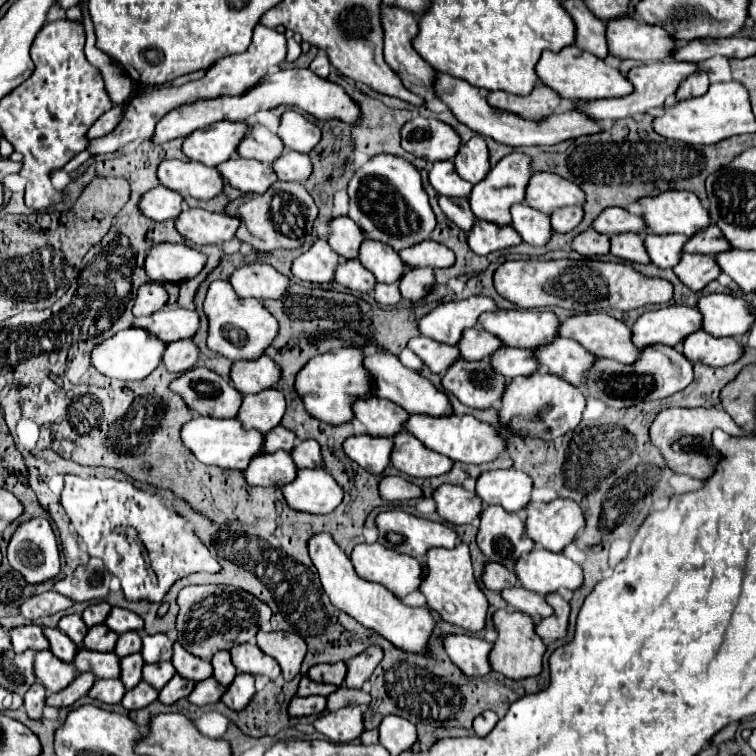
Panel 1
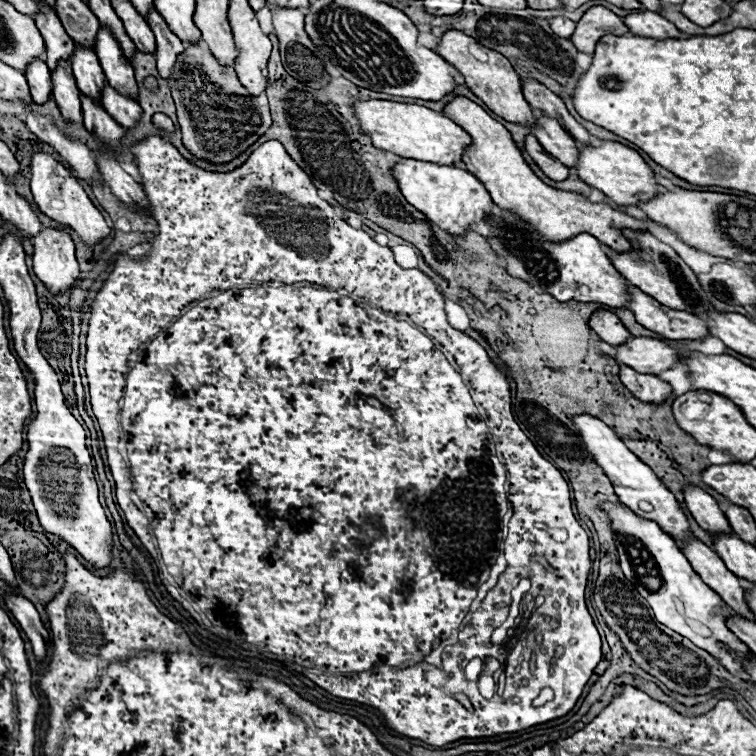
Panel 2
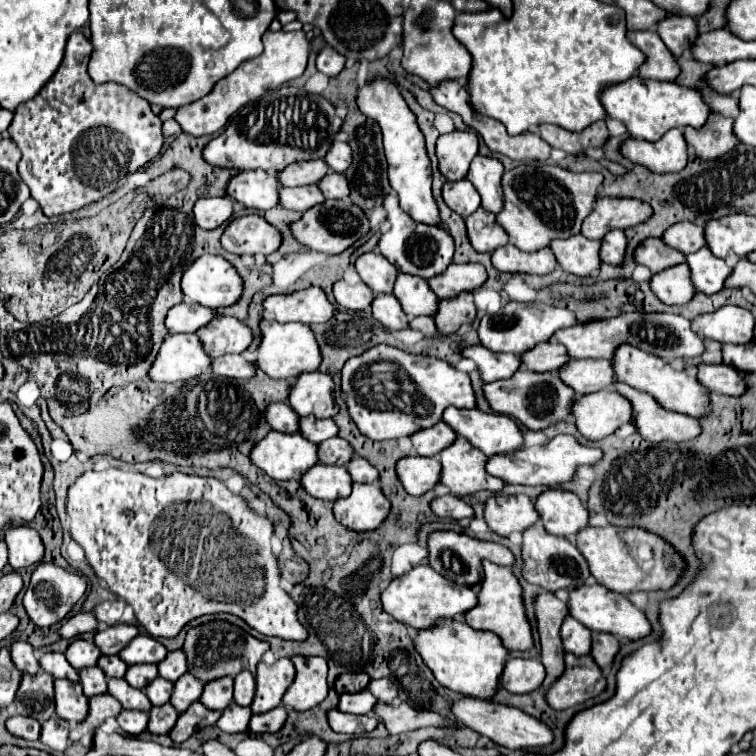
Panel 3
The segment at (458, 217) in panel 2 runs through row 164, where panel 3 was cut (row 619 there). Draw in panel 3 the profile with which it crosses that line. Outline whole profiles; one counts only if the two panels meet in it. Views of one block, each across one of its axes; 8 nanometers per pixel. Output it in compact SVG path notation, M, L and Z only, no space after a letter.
M416 566L408 574L392 580L388 588L382 592L382 604L384 610L398 622L414 628L414 630L426 630L432 628L442 618L460 618L468 610L472 610L478 604L478 596L468 586L458 586L434 572L430 566Z

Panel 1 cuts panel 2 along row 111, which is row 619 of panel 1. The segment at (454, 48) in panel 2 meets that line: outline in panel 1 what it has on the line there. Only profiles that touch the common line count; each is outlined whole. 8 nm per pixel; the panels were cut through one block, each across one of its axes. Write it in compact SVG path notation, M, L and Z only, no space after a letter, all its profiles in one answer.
M498 610L492 616L494 628L498 632L498 638L494 640L494 646L490 650L490 666L492 670L512 678L522 680L526 676L536 676L542 670L542 656L546 650L546 644L542 638L534 632L534 620L528 614L522 614L518 610Z

